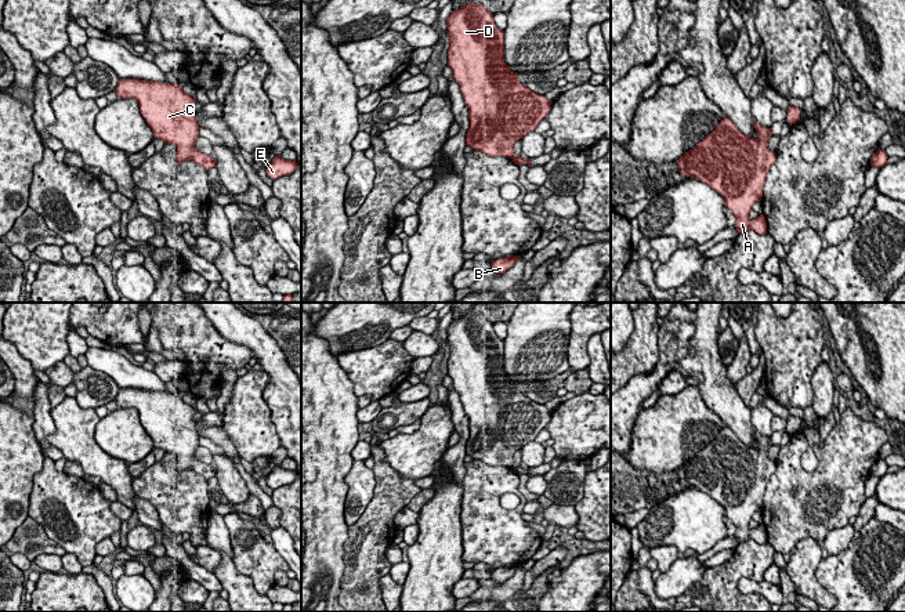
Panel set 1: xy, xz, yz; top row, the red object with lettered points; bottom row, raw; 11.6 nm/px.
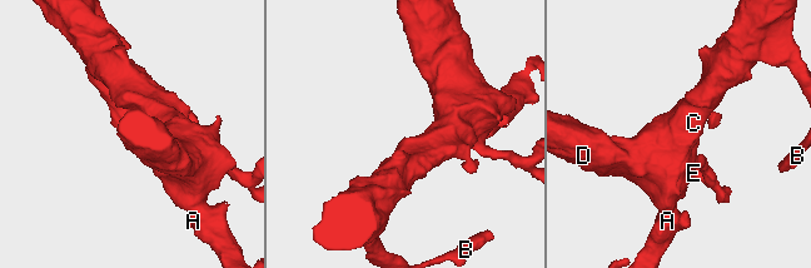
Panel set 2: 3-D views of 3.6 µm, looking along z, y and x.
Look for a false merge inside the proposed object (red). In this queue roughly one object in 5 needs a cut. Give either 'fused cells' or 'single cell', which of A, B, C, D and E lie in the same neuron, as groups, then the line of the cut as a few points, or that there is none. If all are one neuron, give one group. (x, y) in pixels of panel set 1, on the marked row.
single cell | A B C D E | no cut

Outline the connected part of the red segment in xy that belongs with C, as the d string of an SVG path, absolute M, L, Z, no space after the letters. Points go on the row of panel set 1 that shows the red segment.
M120 79L116 87L117 98L134 98L140 112L153 131L153 138L177 146L175 162L191 160L206 170L216 167L217 160L196 149L199 124L193 113L195 98L181 86Z

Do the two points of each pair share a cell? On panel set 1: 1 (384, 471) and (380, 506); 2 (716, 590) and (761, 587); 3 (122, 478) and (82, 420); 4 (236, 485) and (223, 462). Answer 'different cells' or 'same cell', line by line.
1: same cell
2: different cells
3: same cell
4: same cell

